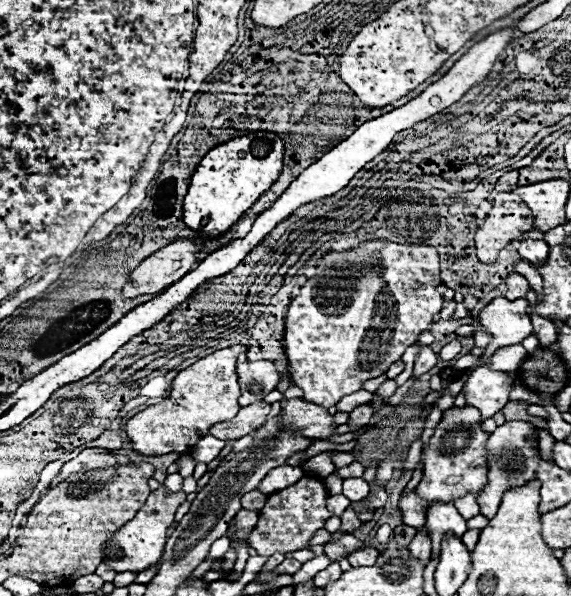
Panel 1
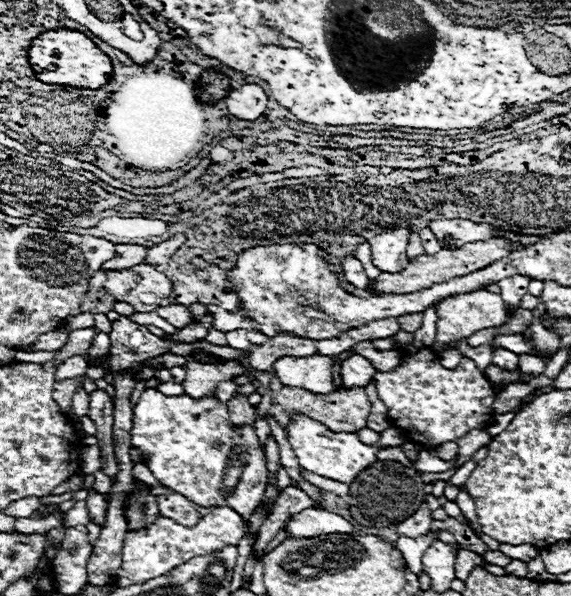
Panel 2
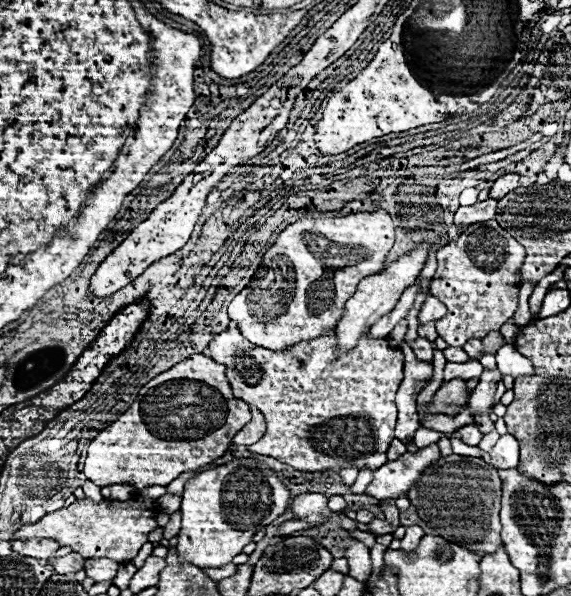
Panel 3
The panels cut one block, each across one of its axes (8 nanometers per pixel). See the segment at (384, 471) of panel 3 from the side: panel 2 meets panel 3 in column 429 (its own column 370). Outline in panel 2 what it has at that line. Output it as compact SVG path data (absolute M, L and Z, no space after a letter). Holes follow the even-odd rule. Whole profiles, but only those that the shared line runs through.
M294 416L288 424L288 442L292 444L292 450L294 450L302 470L306 470L310 474L318 474L318 476L328 478L328 480L338 480L338 482L350 484L356 480L356 476L362 470L366 470L368 466L372 466L376 462L376 452L380 448L400 446L403 444L404 438L400 430L390 427L381 433L377 444L362 444L356 434L348 434L348 432L334 434L324 424L312 420L312 418Z

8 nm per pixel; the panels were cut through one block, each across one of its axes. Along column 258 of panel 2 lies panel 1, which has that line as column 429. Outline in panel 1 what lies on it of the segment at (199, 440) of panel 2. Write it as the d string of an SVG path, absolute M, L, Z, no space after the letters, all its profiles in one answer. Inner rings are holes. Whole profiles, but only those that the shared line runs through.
M450 408L444 412L442 422L436 426L426 450L424 450L424 478L416 492L428 506L434 502L454 502L454 498L468 492L480 494L486 486L486 440L488 434L480 430L480 412L476 408Z

